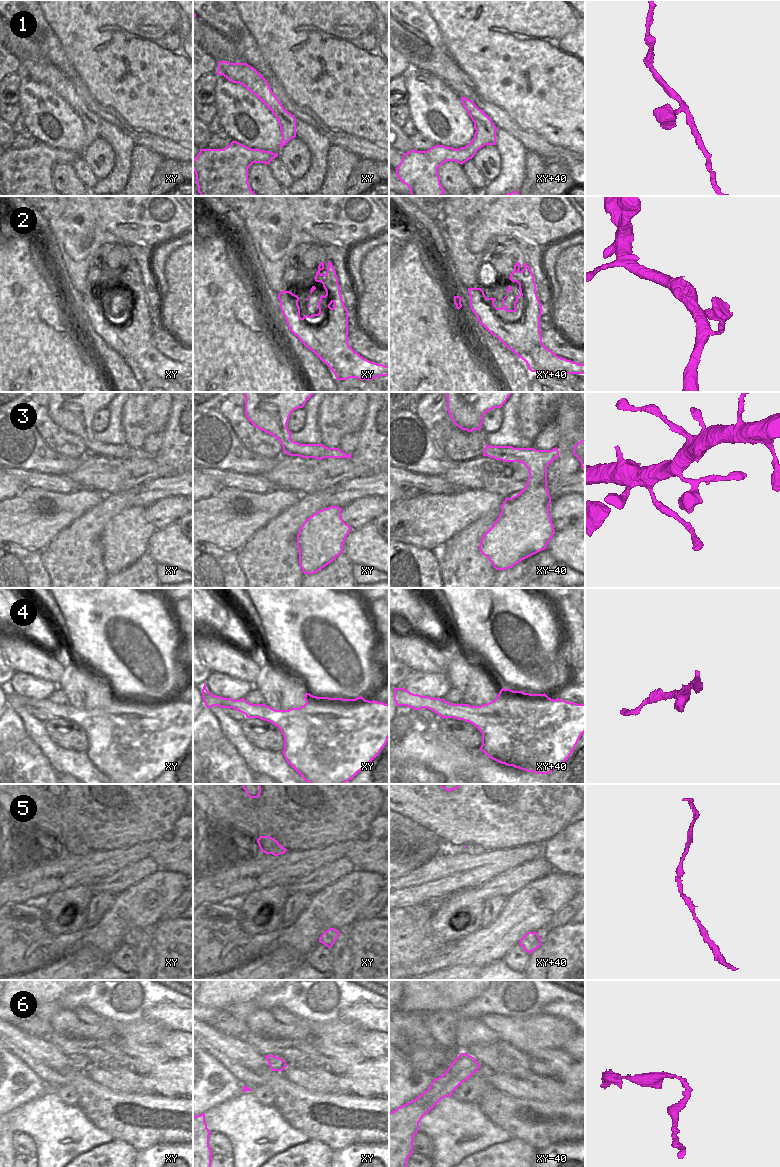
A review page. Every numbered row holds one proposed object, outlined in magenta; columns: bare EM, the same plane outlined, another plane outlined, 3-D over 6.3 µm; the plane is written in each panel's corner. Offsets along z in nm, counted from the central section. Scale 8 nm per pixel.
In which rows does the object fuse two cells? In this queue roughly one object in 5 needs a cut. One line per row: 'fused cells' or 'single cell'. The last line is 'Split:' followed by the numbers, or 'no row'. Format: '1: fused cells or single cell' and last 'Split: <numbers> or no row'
1: single cell
2: single cell
3: single cell
4: single cell
5: single cell
6: single cell
Split: no row

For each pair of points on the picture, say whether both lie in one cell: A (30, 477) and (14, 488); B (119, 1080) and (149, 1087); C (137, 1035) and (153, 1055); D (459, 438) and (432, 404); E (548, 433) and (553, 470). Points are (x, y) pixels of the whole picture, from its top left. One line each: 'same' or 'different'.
A: different
B: same
C: different
D: same
E: different

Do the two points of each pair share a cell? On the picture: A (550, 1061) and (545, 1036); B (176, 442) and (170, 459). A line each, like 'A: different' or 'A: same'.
A: different
B: same

